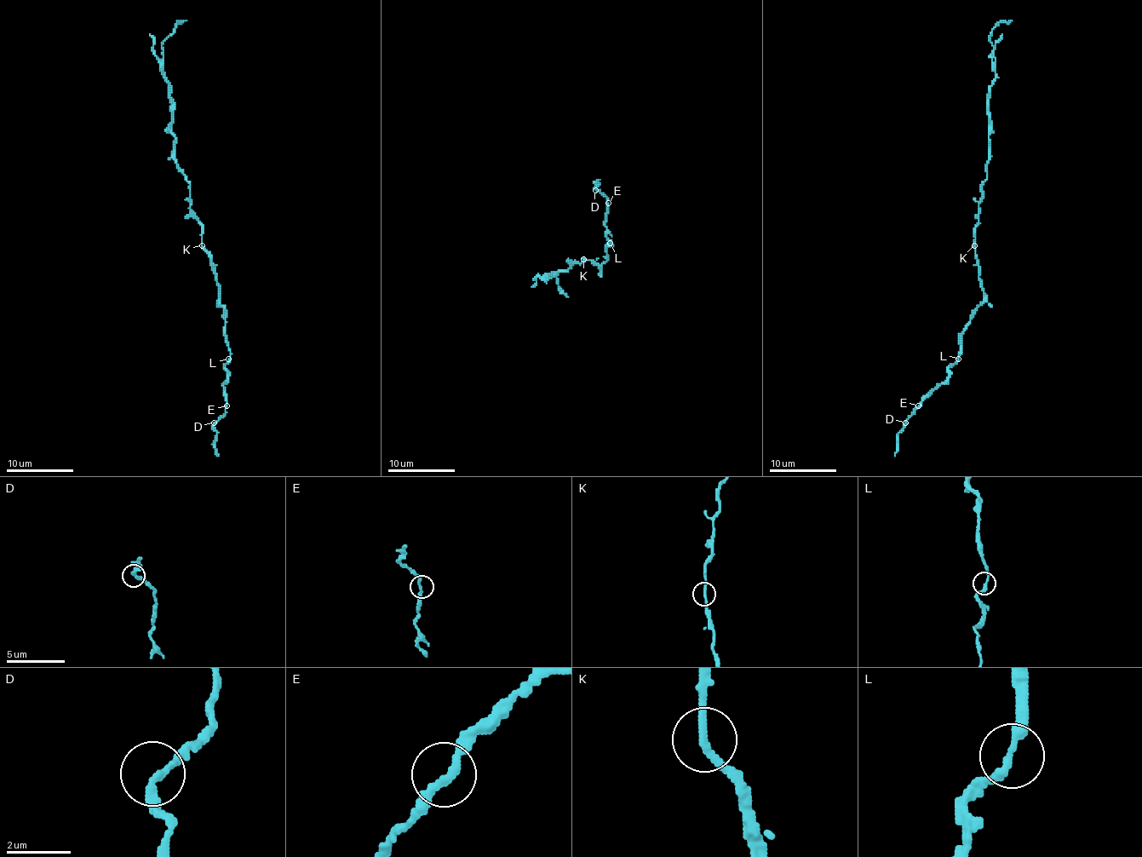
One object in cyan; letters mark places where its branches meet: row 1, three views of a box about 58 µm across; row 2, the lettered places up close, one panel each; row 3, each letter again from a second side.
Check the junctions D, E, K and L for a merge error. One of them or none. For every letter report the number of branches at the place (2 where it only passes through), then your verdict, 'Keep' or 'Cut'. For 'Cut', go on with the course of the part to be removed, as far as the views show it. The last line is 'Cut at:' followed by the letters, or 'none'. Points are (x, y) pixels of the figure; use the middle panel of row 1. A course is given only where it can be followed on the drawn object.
D: Branches: 2. Keep
E: Branches: 2. Keep
K: Branches: 2. Keep
L: Branches: 2. Keep
Cut at: none

